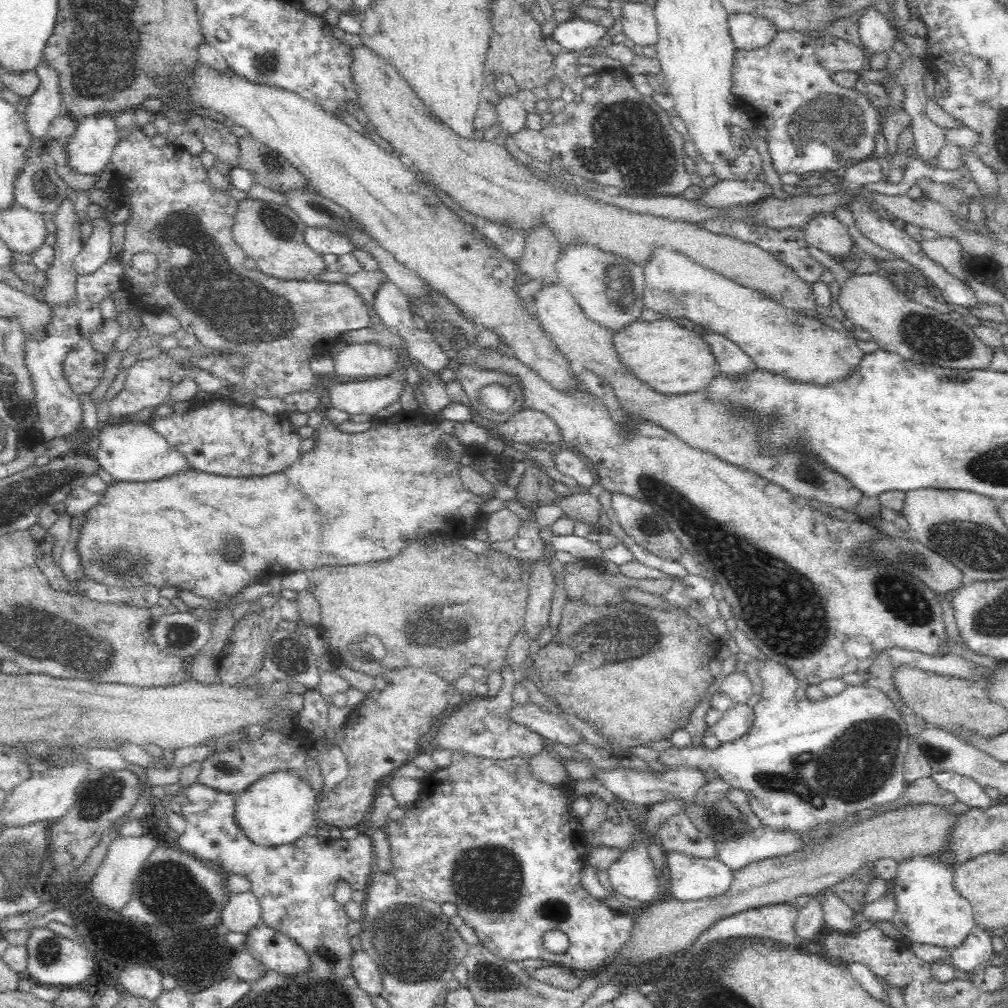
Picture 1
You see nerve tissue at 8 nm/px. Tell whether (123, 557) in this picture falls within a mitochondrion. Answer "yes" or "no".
yes

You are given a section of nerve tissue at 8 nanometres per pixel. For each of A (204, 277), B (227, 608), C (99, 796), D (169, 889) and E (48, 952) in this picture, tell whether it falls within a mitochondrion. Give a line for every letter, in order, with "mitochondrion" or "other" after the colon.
A: mitochondrion
B: other
C: mitochondrion
D: mitochondrion
E: mitochondrion

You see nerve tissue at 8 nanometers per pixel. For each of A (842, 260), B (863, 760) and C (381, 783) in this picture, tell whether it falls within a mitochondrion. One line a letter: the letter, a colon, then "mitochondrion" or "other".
A: other
B: mitochondrion
C: other

